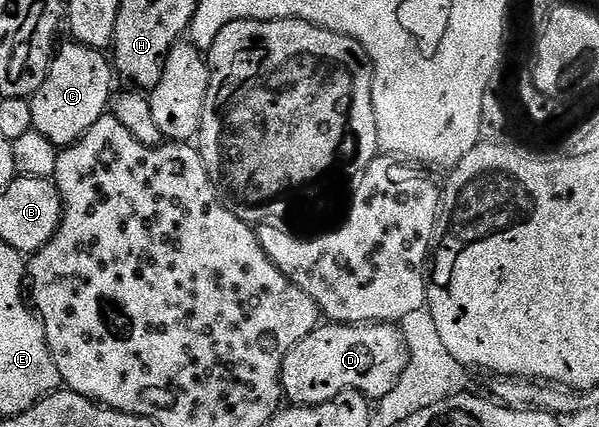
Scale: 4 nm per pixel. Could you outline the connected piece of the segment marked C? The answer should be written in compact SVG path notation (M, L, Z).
M60 43L56 47L54 56L51 57L51 65L45 82L41 82L39 89L29 98L33 106L34 131L45 134L45 138L49 138L49 142L53 142L55 147L60 150L78 142L85 134L85 130L89 130L89 126L93 126L93 122L108 115L113 89L116 87L114 84L115 80L117 81L117 73L112 61L108 57L106 60L103 56L106 55L100 49L90 48L84 44Z

